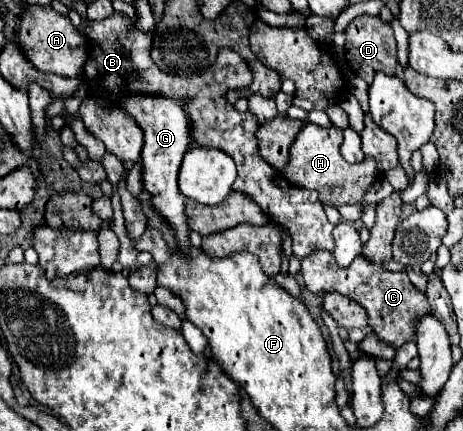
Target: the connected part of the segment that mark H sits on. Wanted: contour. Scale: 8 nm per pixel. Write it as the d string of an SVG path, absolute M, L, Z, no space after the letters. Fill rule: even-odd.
M306 123L302 127L302 131L296 135L296 141L292 143L288 165L282 171L284 177L288 181L296 183L298 187L316 189L320 193L322 205L340 207L346 203L360 203L366 193L366 187L378 179L376 163L374 163L374 159L368 157L368 159L364 159L364 163L352 165L342 157L340 145L342 145L342 129L338 129L338 127L324 129L320 125Z

